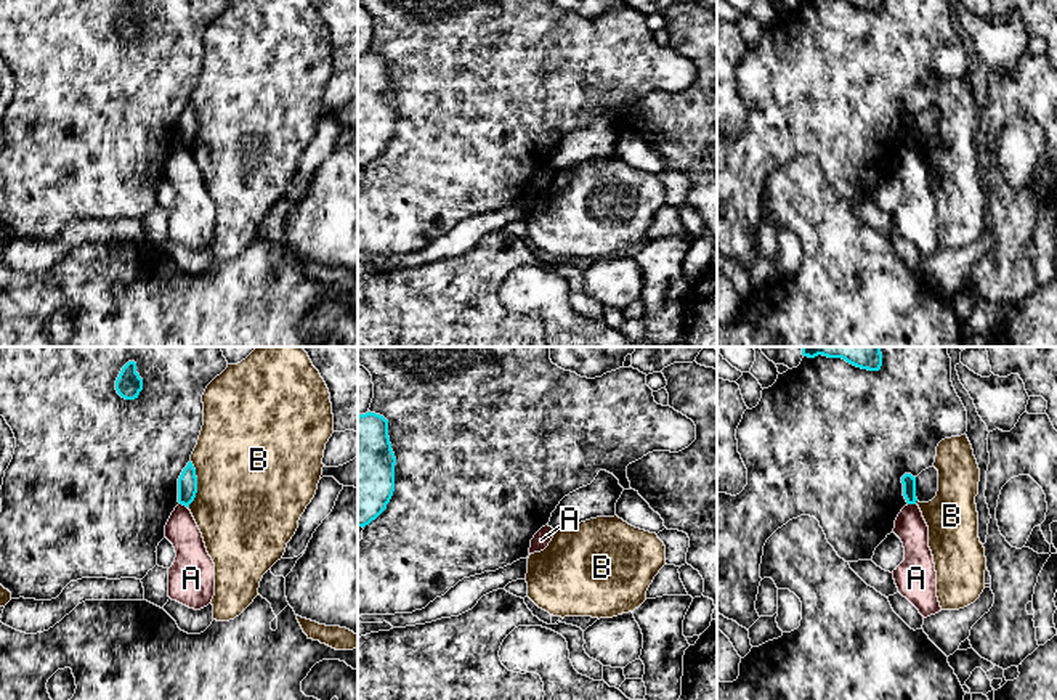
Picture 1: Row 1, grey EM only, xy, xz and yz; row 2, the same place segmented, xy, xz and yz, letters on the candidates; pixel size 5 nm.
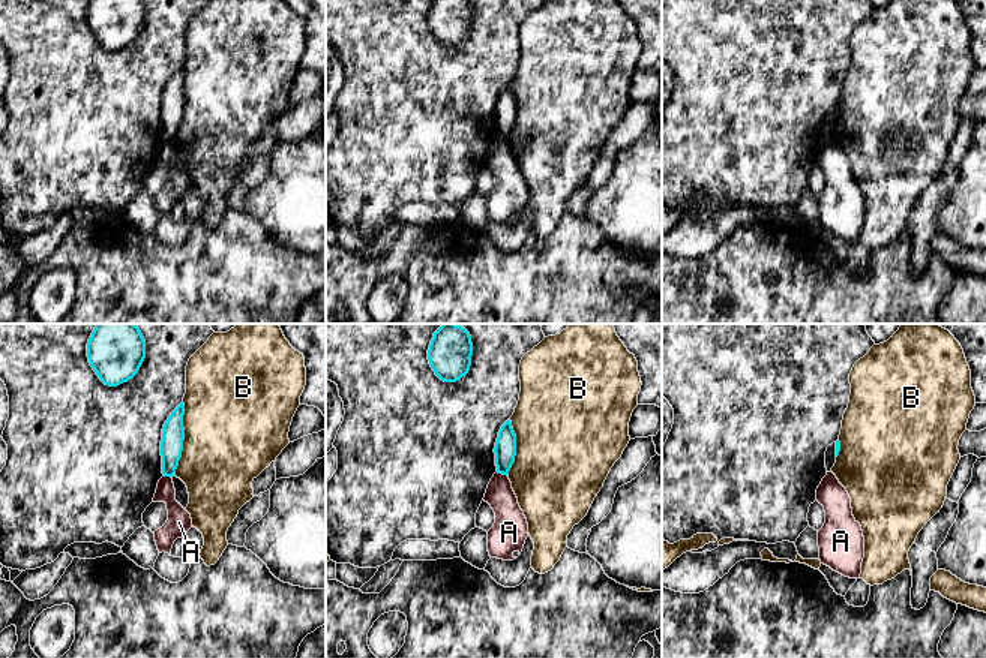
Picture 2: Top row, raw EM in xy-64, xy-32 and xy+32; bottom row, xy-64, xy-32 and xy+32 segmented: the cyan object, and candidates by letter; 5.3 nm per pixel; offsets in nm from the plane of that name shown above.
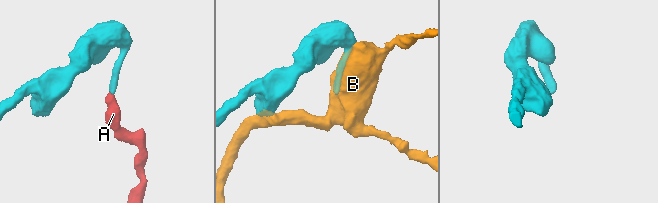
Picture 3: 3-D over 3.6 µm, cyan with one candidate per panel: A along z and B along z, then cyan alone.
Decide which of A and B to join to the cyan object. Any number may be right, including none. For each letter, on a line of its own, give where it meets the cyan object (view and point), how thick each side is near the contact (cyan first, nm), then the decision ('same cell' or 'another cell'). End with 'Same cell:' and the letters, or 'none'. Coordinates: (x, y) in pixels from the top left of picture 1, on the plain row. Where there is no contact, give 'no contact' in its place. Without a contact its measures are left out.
A: xy (183, 145) | 100/160 nm | another cell
B: xy (196, 126) | 100/500 nm | another cell
Same cell: none

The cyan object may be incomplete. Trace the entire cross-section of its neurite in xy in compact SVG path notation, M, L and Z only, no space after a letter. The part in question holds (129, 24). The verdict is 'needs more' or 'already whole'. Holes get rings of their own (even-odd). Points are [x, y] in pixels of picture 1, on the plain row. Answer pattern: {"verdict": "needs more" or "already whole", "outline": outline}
{"verdict": "already whole", "outline": "M128 2L122 8L122 11L115 21L115 31L125 40L138 39L140 32L143 31L143 19L136 13L136 3L135 2Z"}

